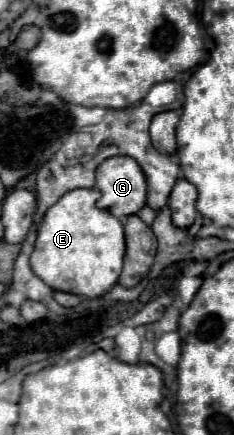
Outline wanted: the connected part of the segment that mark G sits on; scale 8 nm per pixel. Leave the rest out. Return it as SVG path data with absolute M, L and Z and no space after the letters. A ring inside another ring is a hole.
M133 157L105 159L97 167L95 189L101 191L97 207L107 209L115 217L135 215L147 203L147 181Z

